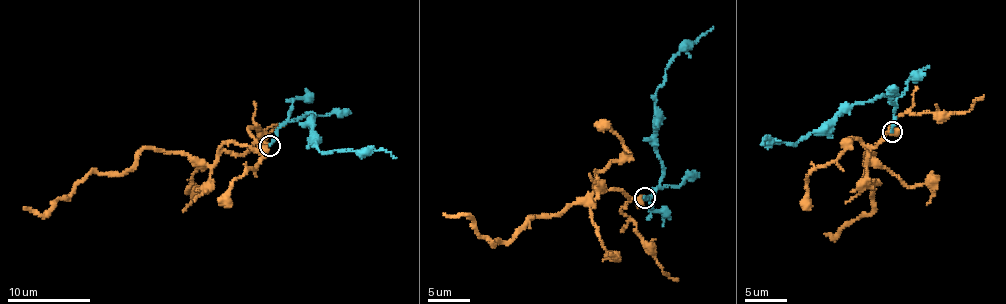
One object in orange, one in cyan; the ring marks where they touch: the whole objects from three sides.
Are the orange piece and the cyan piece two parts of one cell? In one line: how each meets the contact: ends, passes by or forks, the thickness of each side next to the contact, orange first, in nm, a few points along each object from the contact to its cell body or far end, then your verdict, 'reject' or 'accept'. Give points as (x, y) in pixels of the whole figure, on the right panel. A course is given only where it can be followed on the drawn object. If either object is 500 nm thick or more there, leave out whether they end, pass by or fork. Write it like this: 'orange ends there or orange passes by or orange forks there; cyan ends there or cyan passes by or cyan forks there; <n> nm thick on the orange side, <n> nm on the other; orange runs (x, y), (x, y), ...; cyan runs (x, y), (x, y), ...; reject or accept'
orange ends there; cyan ends there; 480 nm thick on the orange side, 190 nm on the other; orange runs (892, 132), (864, 154), (877, 183), (871, 211), (824, 234); cyan runs (892, 132), (895, 107), (888, 96), (881, 96), (849, 106), (819, 130), (796, 142), (764, 137), (760, 144); accept

